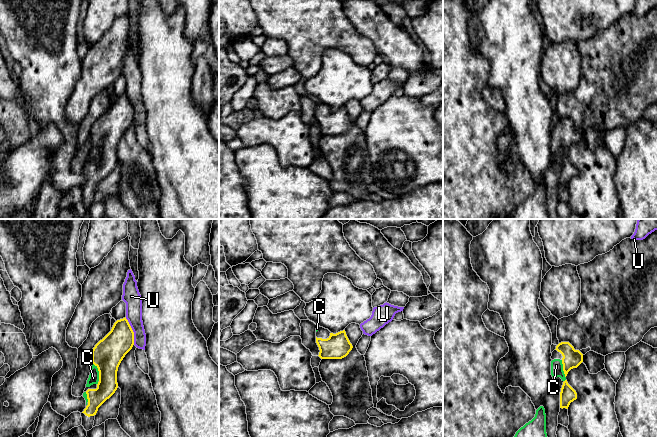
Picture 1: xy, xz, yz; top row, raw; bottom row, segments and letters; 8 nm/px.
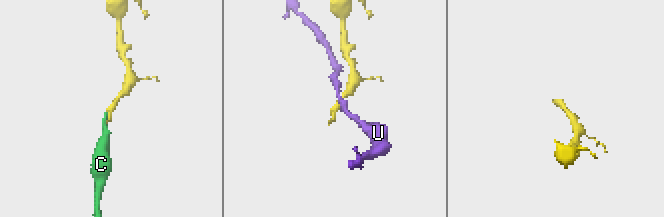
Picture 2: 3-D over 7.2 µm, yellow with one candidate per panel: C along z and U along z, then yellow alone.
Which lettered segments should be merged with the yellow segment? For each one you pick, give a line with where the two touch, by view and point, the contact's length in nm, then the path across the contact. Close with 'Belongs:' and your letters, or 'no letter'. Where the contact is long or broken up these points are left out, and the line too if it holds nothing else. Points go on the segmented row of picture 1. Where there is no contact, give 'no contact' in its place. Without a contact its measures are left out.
C: xy (98, 370) | 160 nm | across xy (108, 353), (105, 363), (98, 370), (93, 378)
Belongs: C

